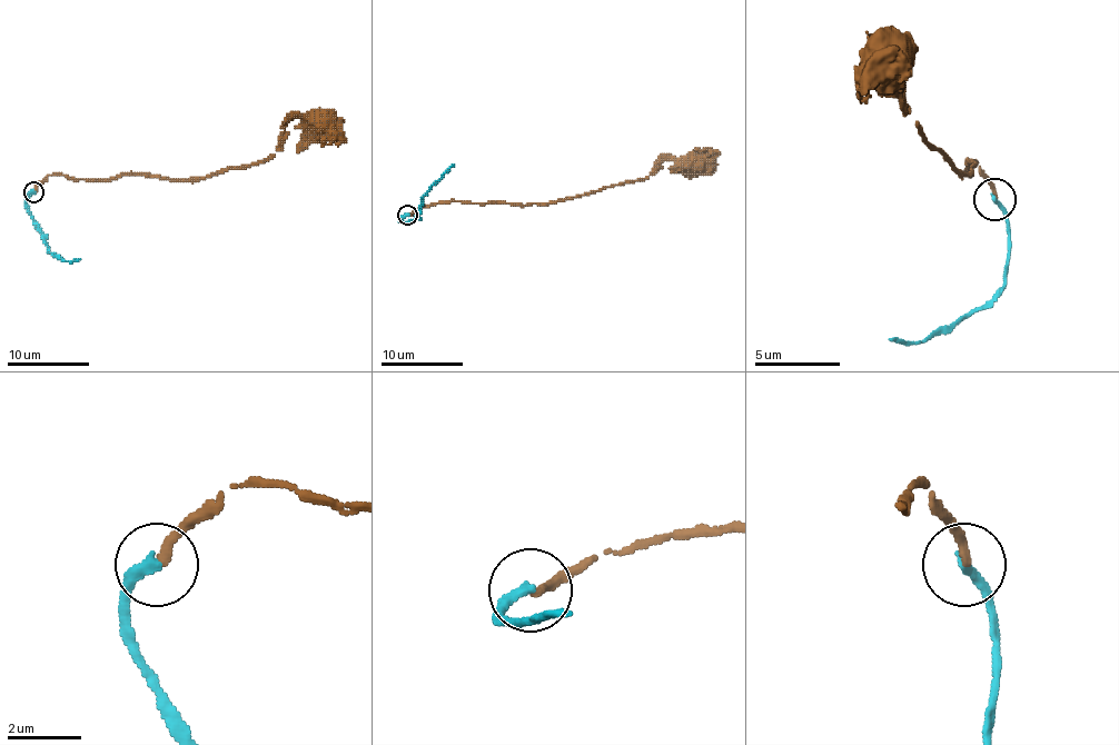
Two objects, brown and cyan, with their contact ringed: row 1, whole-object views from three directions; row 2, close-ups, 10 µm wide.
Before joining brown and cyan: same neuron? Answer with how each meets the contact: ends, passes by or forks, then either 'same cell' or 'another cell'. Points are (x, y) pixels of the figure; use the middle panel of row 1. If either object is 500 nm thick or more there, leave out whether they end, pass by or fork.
brown ends there; cyan ends there; another cell

